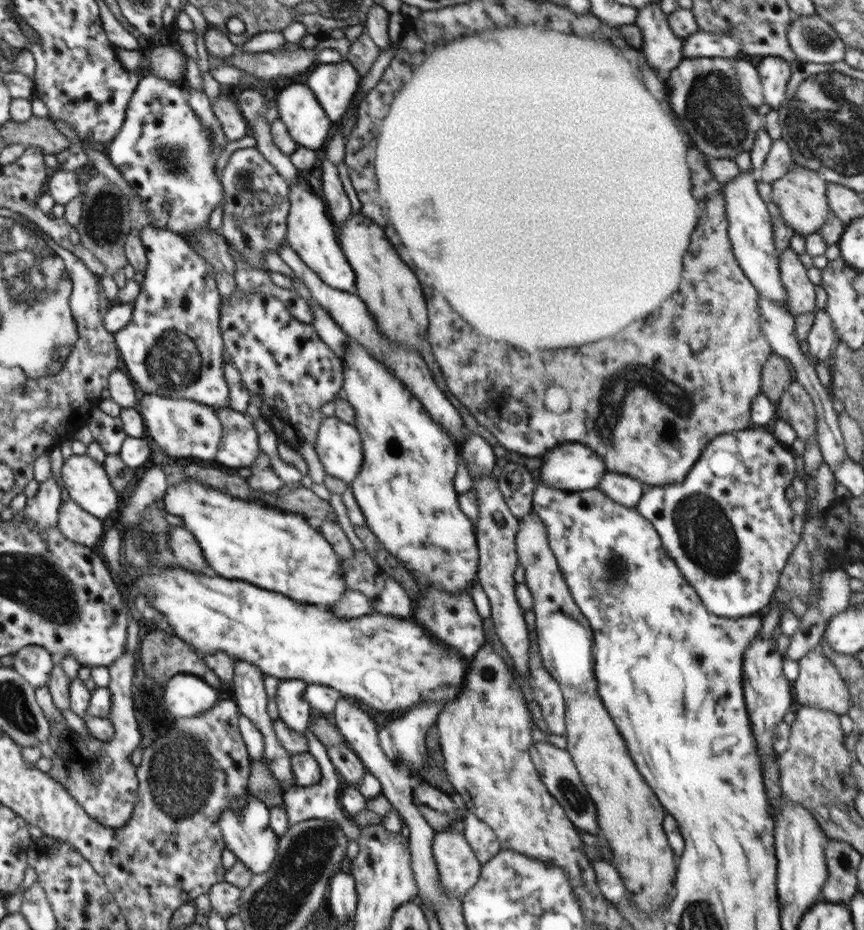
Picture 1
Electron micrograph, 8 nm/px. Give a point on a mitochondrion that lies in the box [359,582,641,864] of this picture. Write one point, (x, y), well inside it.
(574, 797)

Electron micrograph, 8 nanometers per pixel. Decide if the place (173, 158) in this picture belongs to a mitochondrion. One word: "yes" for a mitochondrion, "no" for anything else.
yes

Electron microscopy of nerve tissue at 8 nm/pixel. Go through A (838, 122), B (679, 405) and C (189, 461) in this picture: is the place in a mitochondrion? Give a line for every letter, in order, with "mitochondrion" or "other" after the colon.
A: mitochondrion
B: mitochondrion
C: other

